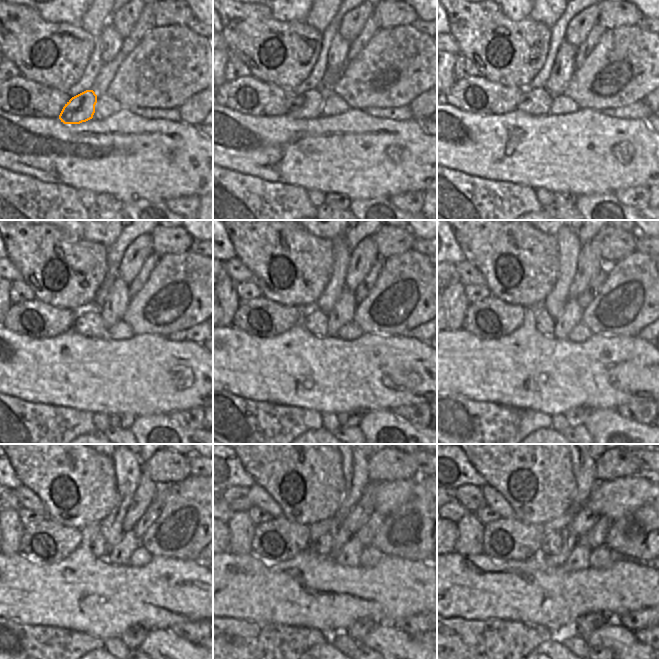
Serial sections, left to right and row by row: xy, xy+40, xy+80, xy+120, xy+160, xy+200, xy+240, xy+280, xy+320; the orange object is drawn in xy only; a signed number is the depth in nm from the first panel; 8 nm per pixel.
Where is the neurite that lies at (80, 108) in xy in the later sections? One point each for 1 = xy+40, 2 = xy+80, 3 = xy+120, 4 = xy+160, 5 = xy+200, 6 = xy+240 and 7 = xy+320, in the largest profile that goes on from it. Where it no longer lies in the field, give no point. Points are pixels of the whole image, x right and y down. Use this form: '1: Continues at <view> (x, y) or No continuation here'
1: Continues at xy+40 (308, 105)
2: Continues at xy+80 (537, 102)
3: Continues at xy+120 (90, 323)
4: Continues at xy+160 (315, 321)
5: Continues at xy+200 (544, 322)
6: Continues at xy+240 (99, 547)
7: Continues at xy+320 (552, 542)

